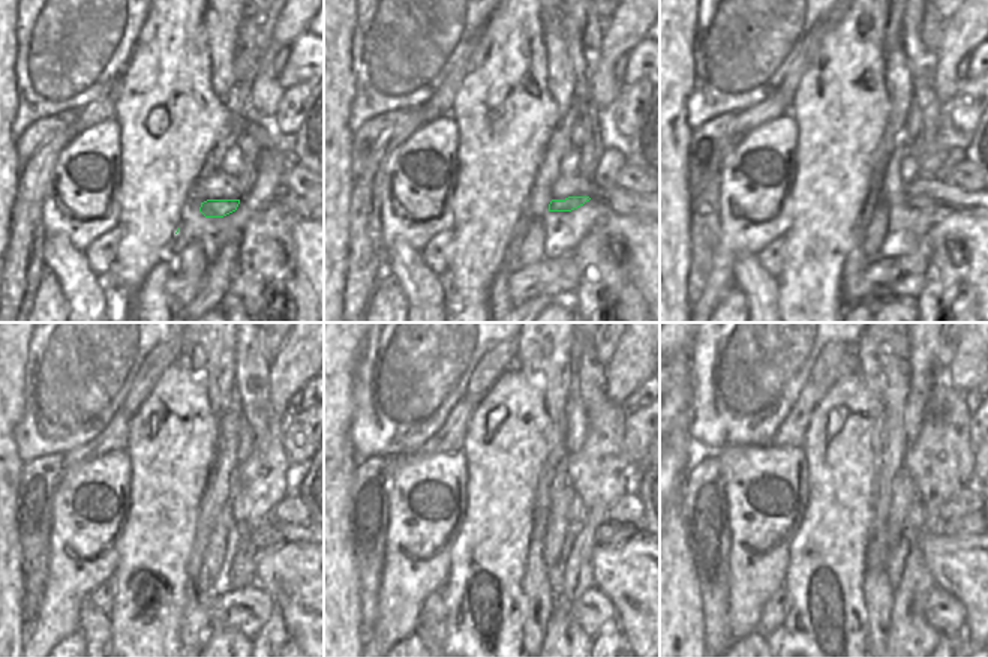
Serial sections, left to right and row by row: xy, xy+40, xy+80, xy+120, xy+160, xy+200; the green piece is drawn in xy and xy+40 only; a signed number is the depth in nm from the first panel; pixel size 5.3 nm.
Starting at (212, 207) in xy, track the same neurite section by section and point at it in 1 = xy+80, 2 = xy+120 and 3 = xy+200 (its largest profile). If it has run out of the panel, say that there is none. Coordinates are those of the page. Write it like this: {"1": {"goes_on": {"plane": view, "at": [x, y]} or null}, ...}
{"1": {"goes_on": {"plane": "xy+80", "at": [912, 201]}}, "2": {"goes_on": {"plane": "xy+120", "at": [266, 537]}}, "3": {"goes_on": {"plane": "xy+200", "at": [964, 525]}}}

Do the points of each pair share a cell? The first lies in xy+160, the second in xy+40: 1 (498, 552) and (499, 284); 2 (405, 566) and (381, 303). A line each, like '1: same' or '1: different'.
1: different
2: different

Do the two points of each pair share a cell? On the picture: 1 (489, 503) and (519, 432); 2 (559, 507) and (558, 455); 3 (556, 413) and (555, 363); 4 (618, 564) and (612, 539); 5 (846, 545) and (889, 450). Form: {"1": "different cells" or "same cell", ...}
{"1": "same cell", "2": "different cells", "3": "same cell", "4": "different cells", "5": "different cells"}

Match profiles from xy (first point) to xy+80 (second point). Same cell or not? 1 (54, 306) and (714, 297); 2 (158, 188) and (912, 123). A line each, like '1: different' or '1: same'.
1: different
2: different

